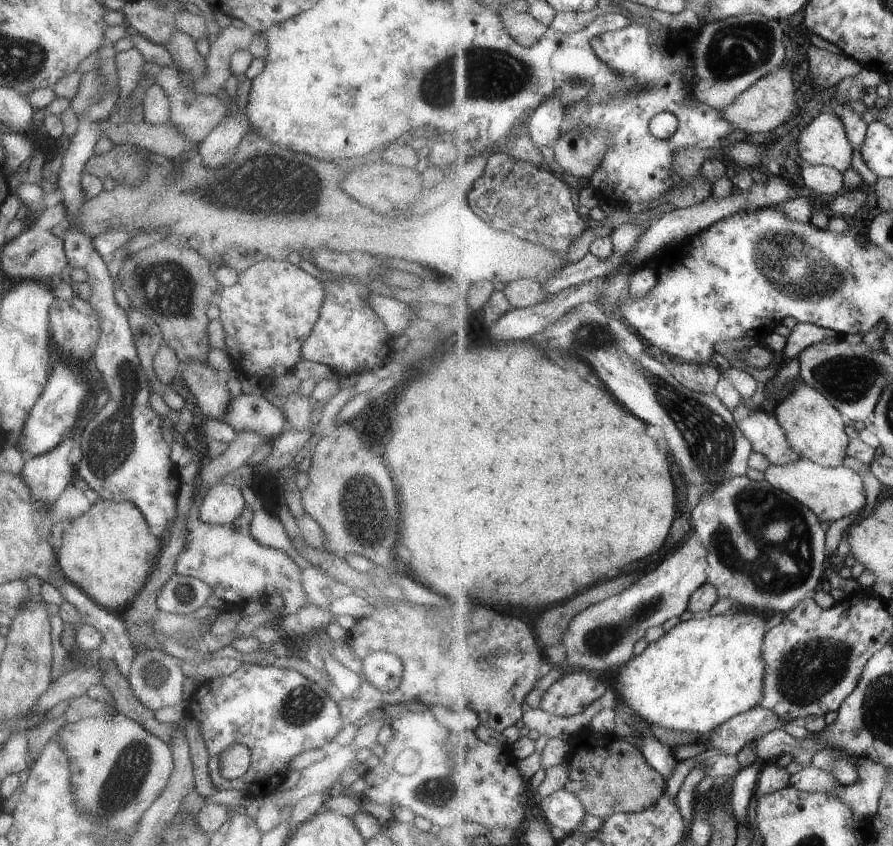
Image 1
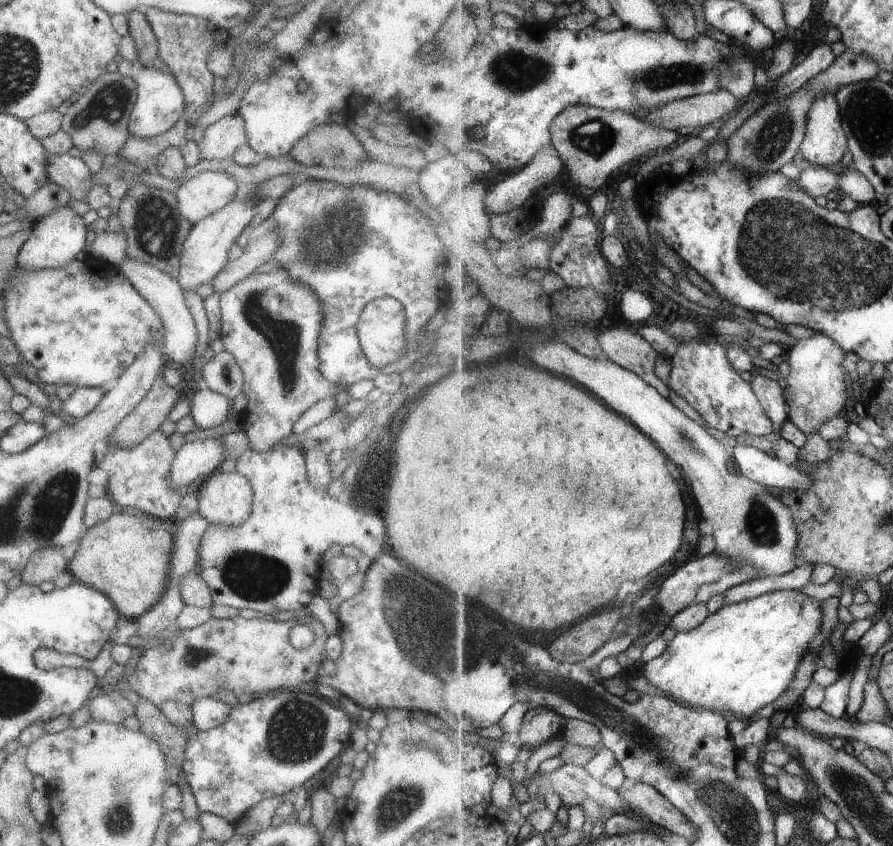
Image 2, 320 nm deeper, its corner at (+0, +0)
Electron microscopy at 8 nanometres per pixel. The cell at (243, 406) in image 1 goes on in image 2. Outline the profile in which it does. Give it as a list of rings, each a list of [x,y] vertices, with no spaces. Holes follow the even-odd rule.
[[[199,387],[198,391],[193,394],[190,405],[190,416],[197,429],[219,428],[231,412],[229,398],[202,387]]]

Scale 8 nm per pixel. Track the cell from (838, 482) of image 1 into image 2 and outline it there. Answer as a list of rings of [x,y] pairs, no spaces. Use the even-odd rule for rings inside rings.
[[[737,444],[733,449],[737,471],[769,489],[801,490],[813,484],[798,463],[785,464],[754,447]]]

